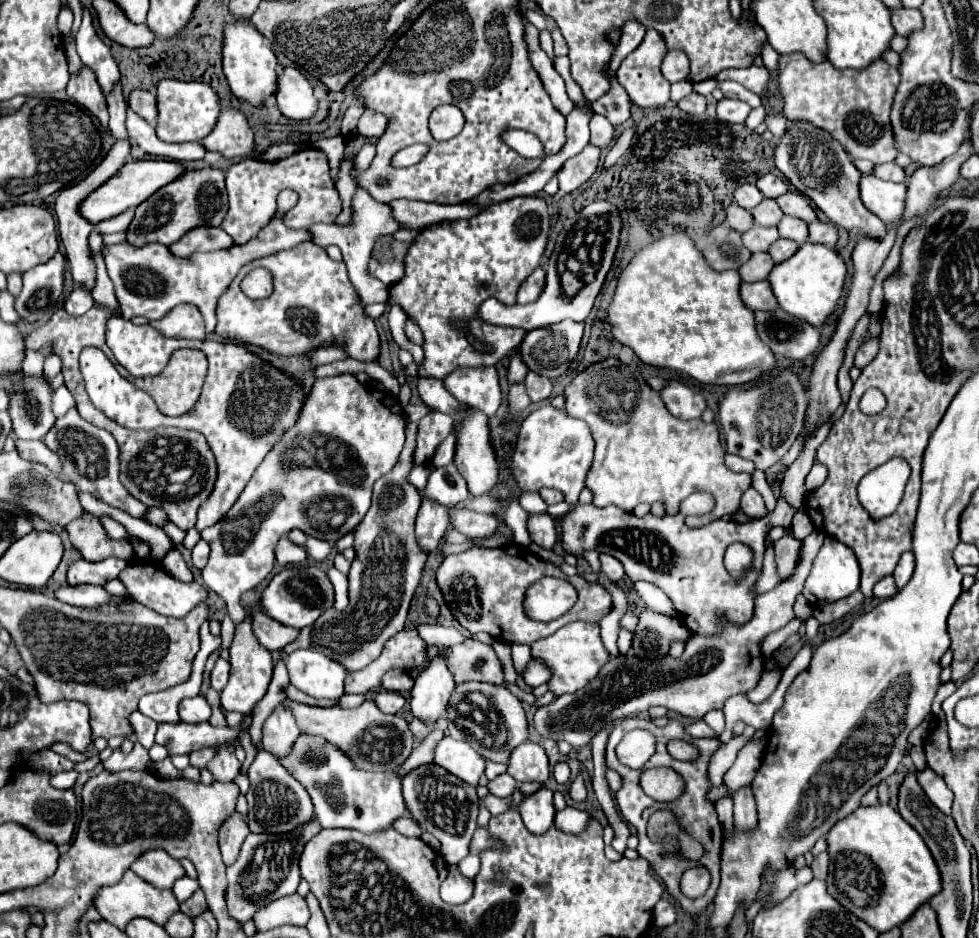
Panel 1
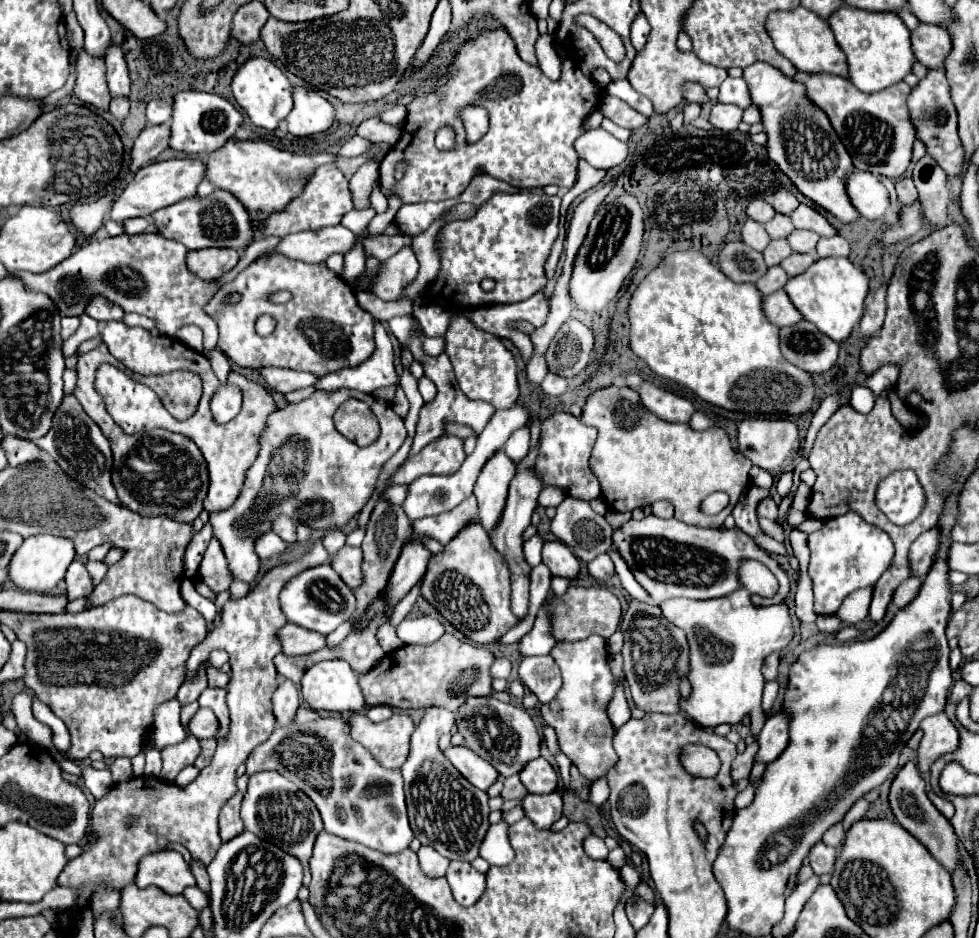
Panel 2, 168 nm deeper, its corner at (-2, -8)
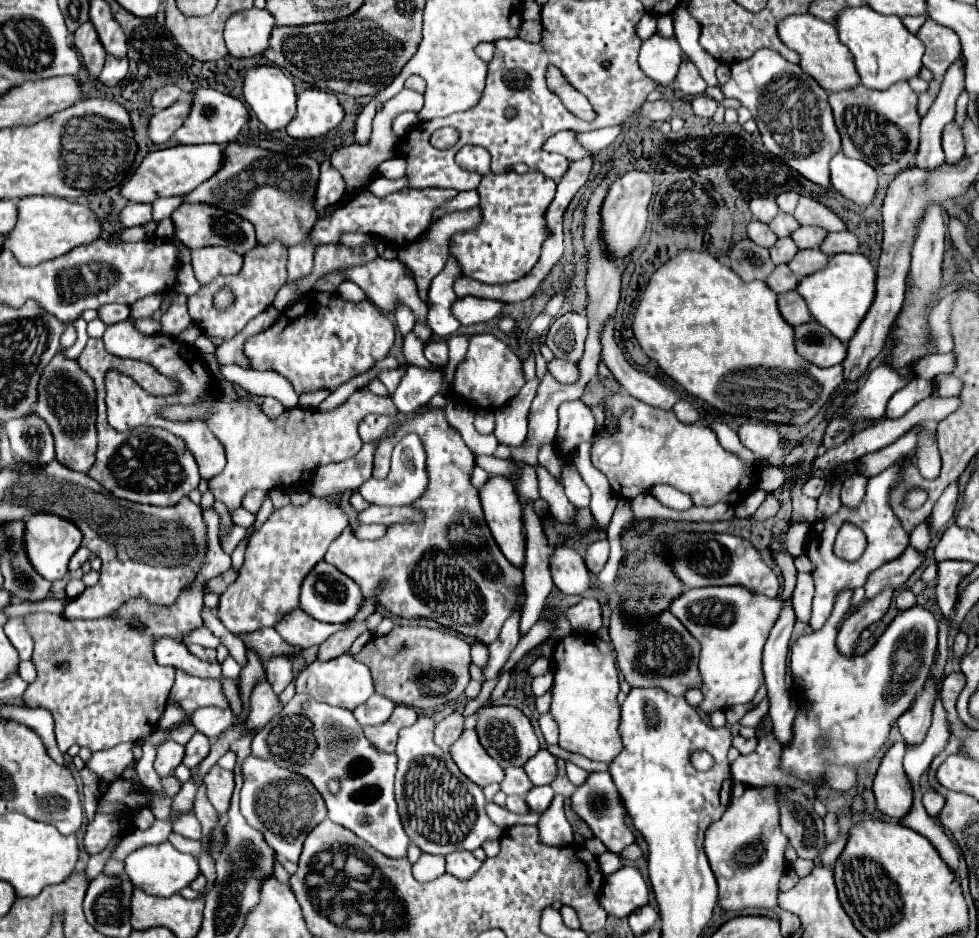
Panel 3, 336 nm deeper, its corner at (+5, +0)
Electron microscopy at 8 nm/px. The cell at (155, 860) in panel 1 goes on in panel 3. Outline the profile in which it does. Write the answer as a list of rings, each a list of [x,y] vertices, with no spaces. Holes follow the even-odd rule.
[[[161,842],[155,846],[141,846],[125,858],[125,874],[129,880],[153,896],[173,896],[185,886],[189,886],[195,876],[199,876],[197,860],[191,854],[179,852],[171,842]]]

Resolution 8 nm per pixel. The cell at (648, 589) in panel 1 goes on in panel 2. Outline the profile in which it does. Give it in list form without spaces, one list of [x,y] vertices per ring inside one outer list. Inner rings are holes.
[[[610,548],[608,554],[610,554],[610,558],[612,558],[614,564],[616,564],[616,574],[618,574],[618,578],[620,578],[620,582],[622,582],[624,590],[626,590],[634,600],[640,600],[640,602],[648,602],[648,604],[650,604],[652,598],[648,596],[648,592],[644,592],[644,588],[640,588],[640,584],[636,584],[632,572],[628,570],[628,566],[626,566],[624,560],[620,558],[620,554],[616,554],[614,548]]]

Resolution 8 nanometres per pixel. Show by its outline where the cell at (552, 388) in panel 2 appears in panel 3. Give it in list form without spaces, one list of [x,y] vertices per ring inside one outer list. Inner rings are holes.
[[[551,360],[549,364],[547,364],[547,368],[549,368],[549,372],[559,380],[559,382],[563,382],[563,384],[573,384],[573,382],[577,382],[577,364],[573,364],[573,362],[569,362],[569,360]]]

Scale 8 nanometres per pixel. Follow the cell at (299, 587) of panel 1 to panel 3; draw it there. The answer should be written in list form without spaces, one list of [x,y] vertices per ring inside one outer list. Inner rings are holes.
[[[319,562],[301,586],[301,610],[321,622],[349,622],[361,610],[363,602],[365,598],[361,594],[361,588],[349,576],[327,562]]]

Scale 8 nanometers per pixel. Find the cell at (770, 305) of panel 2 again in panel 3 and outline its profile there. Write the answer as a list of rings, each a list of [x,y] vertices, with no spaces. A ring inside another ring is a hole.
[[[799,292],[779,294],[779,310],[781,310],[781,316],[783,316],[791,326],[807,324],[809,320],[813,320],[813,316],[811,316],[811,312],[809,312],[809,306],[807,306],[805,298],[803,298]]]

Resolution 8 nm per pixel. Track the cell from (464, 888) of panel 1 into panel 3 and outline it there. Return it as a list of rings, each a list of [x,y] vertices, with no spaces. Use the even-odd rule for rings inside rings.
[[[465,850],[451,852],[449,856],[445,856],[445,860],[447,860],[447,872],[461,880],[471,878],[481,866],[481,860],[477,860],[473,852],[465,852]]]

